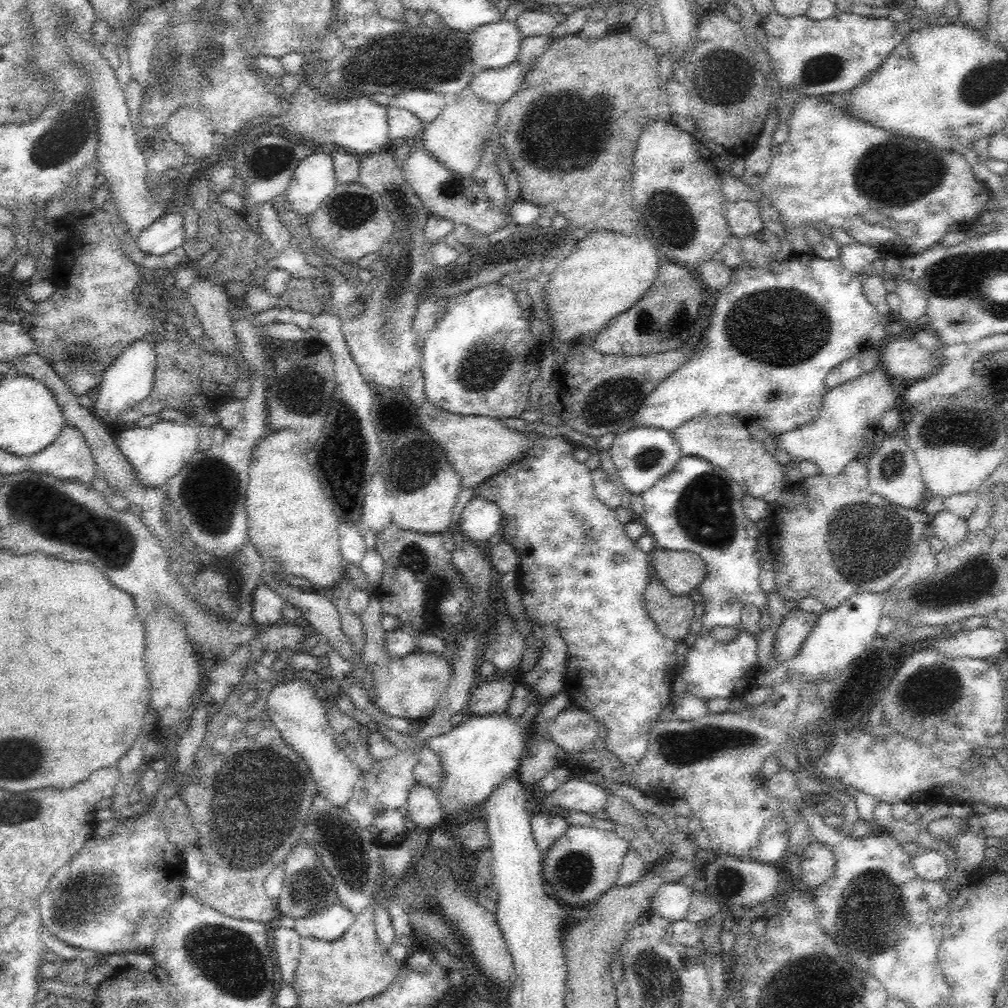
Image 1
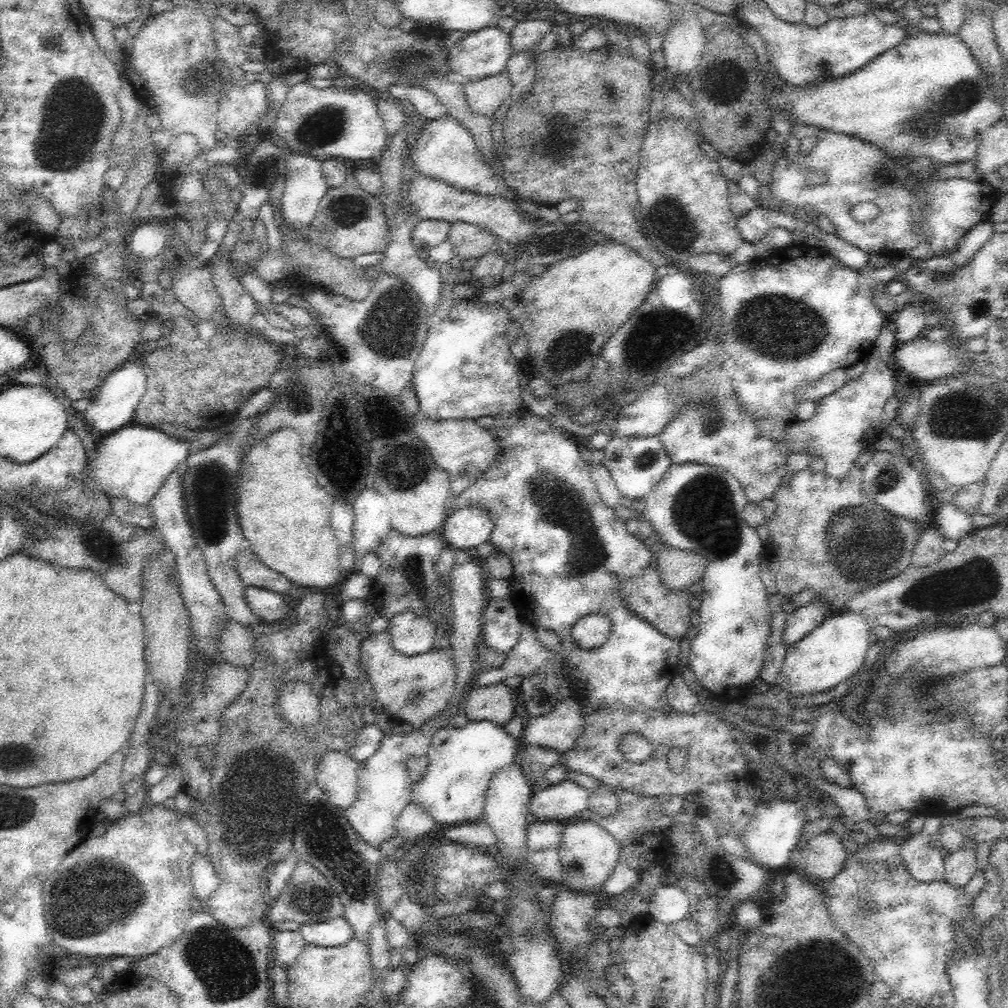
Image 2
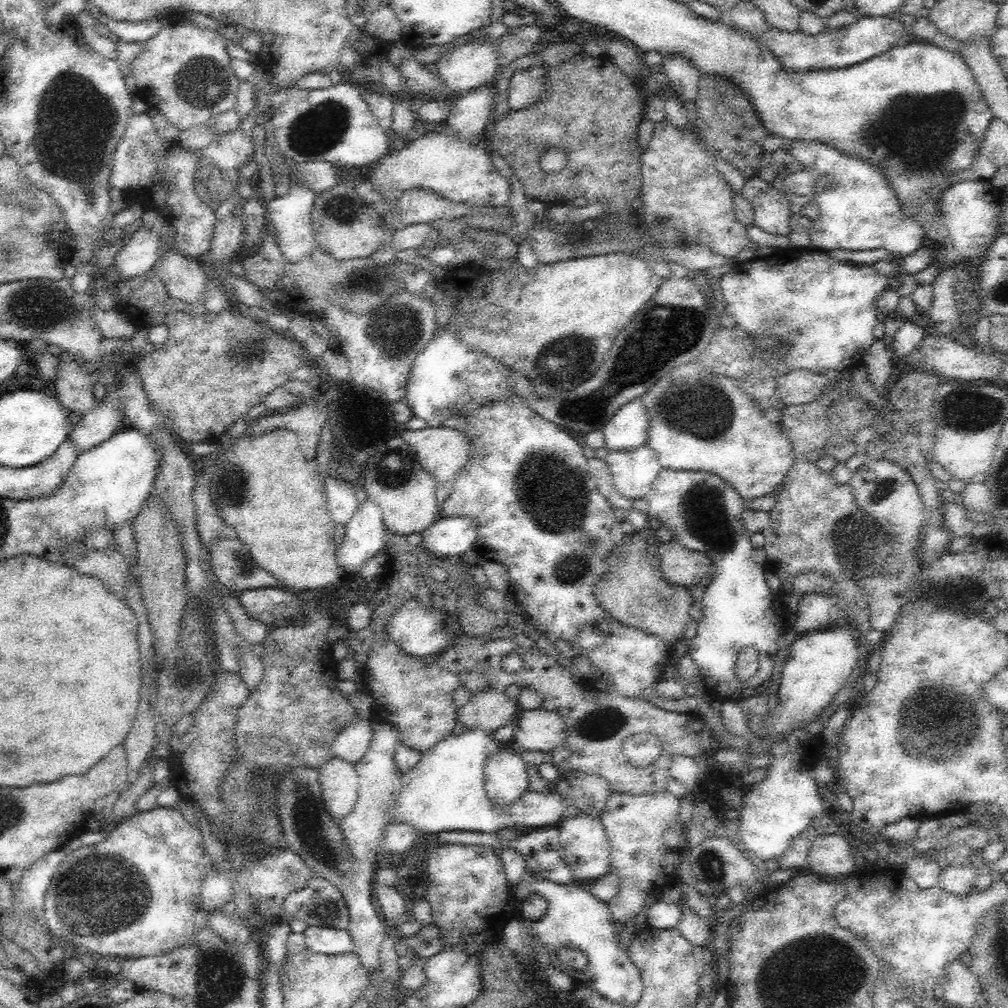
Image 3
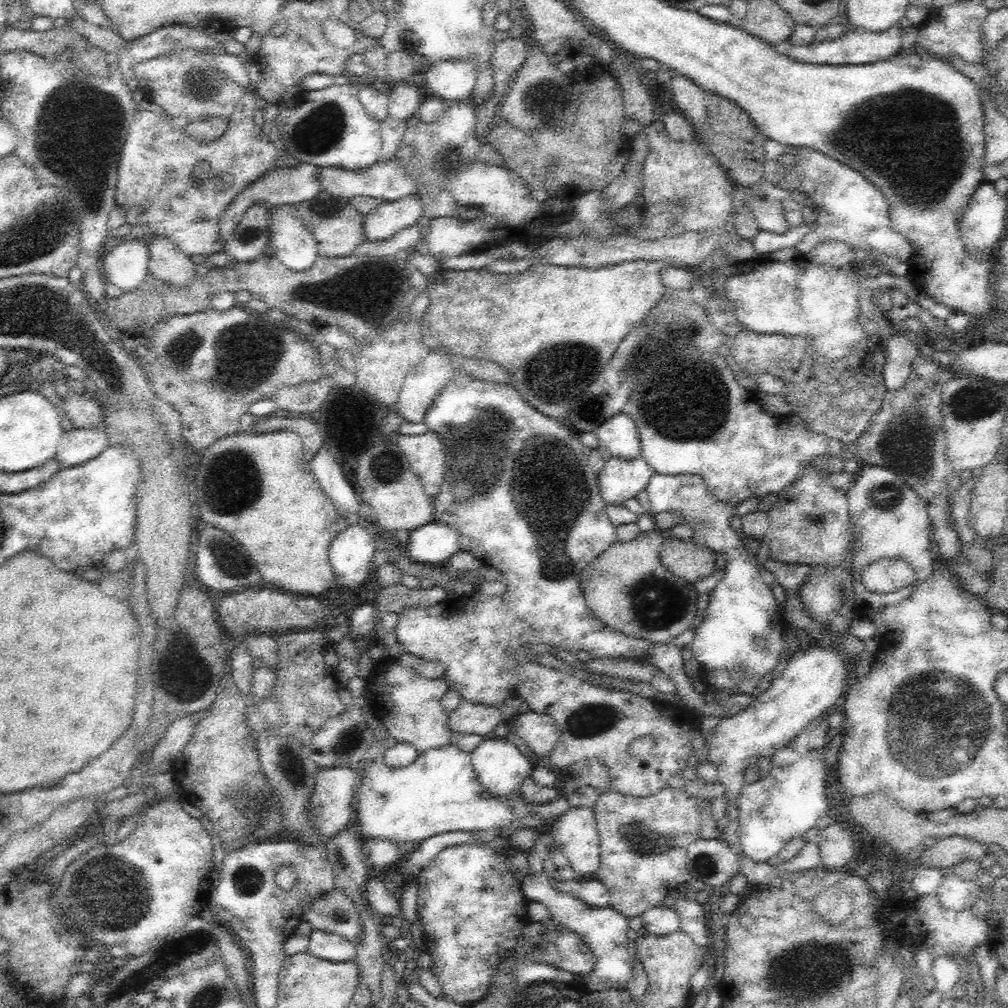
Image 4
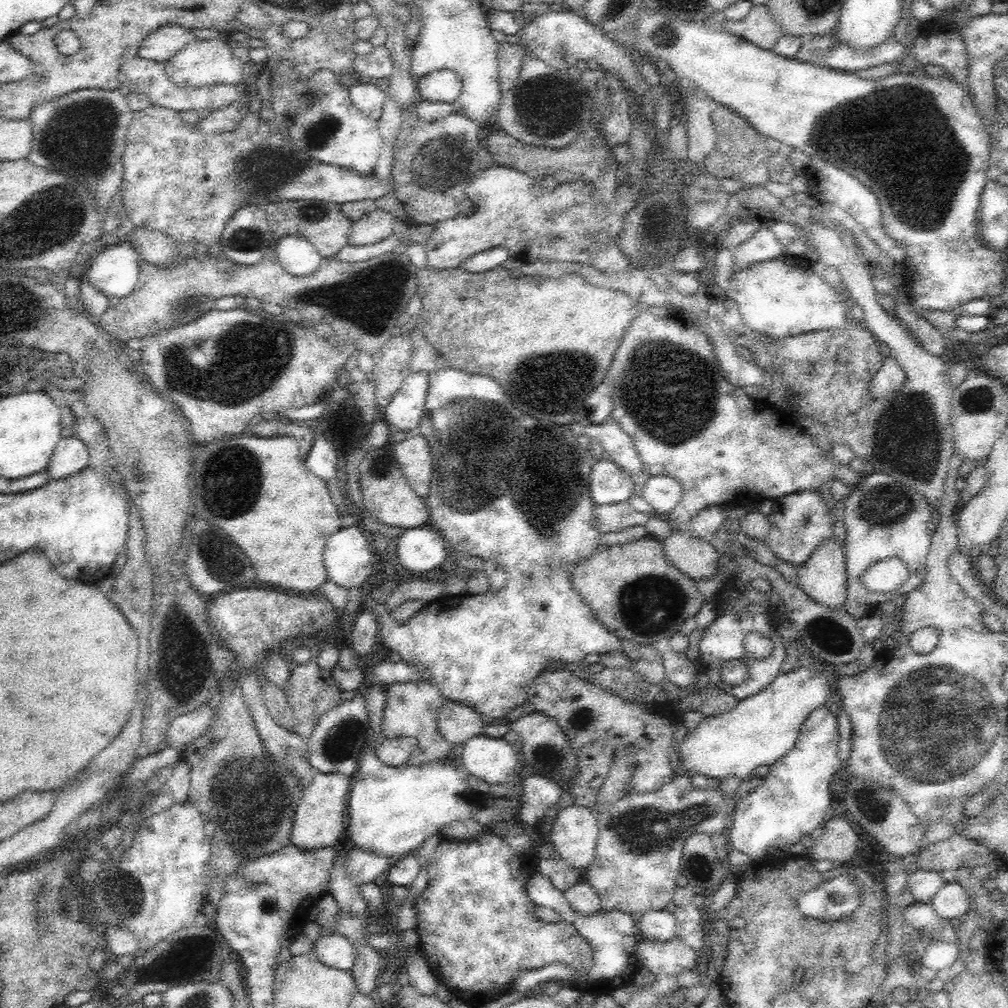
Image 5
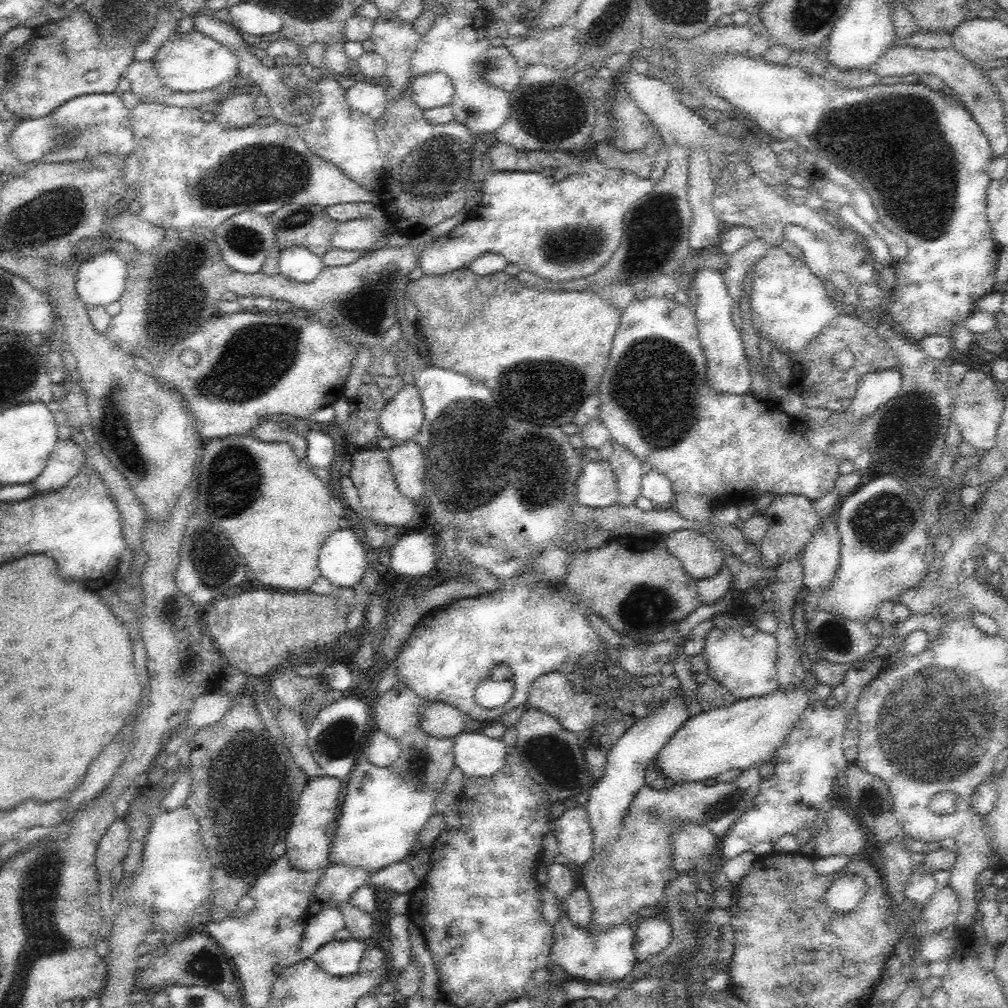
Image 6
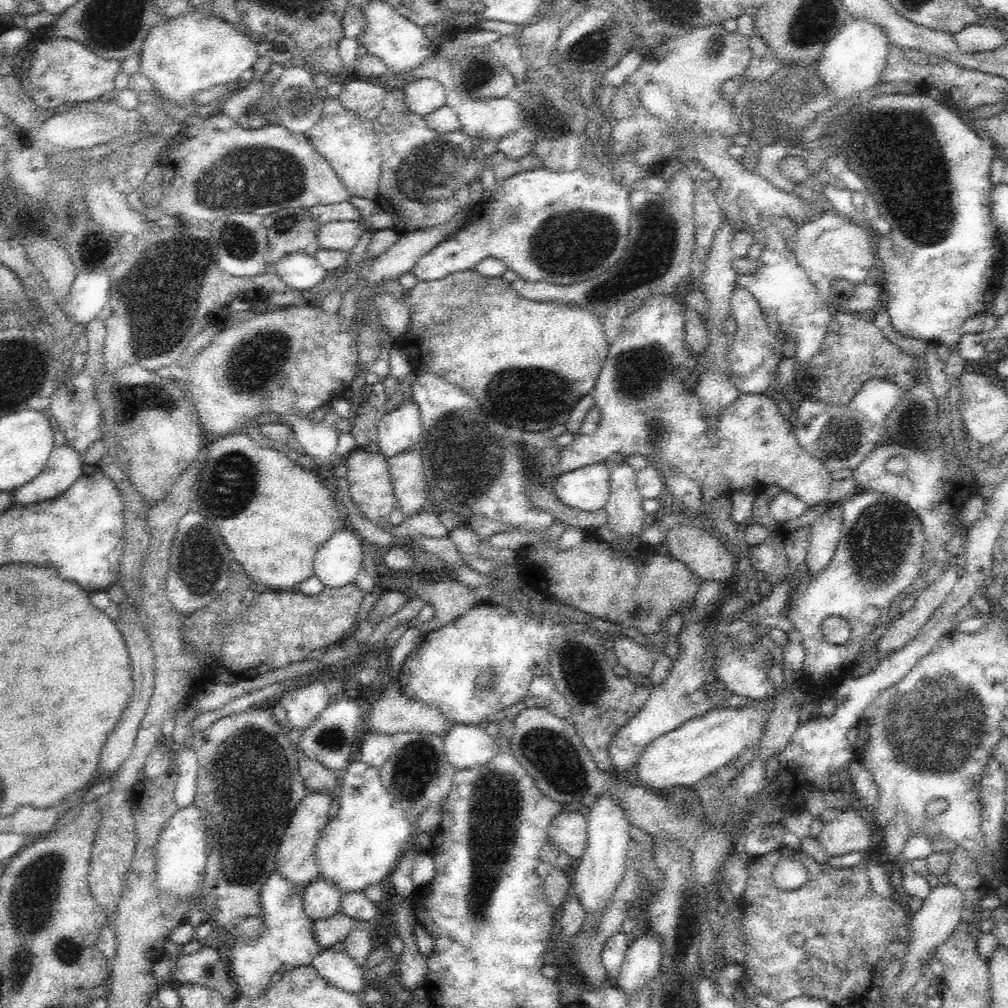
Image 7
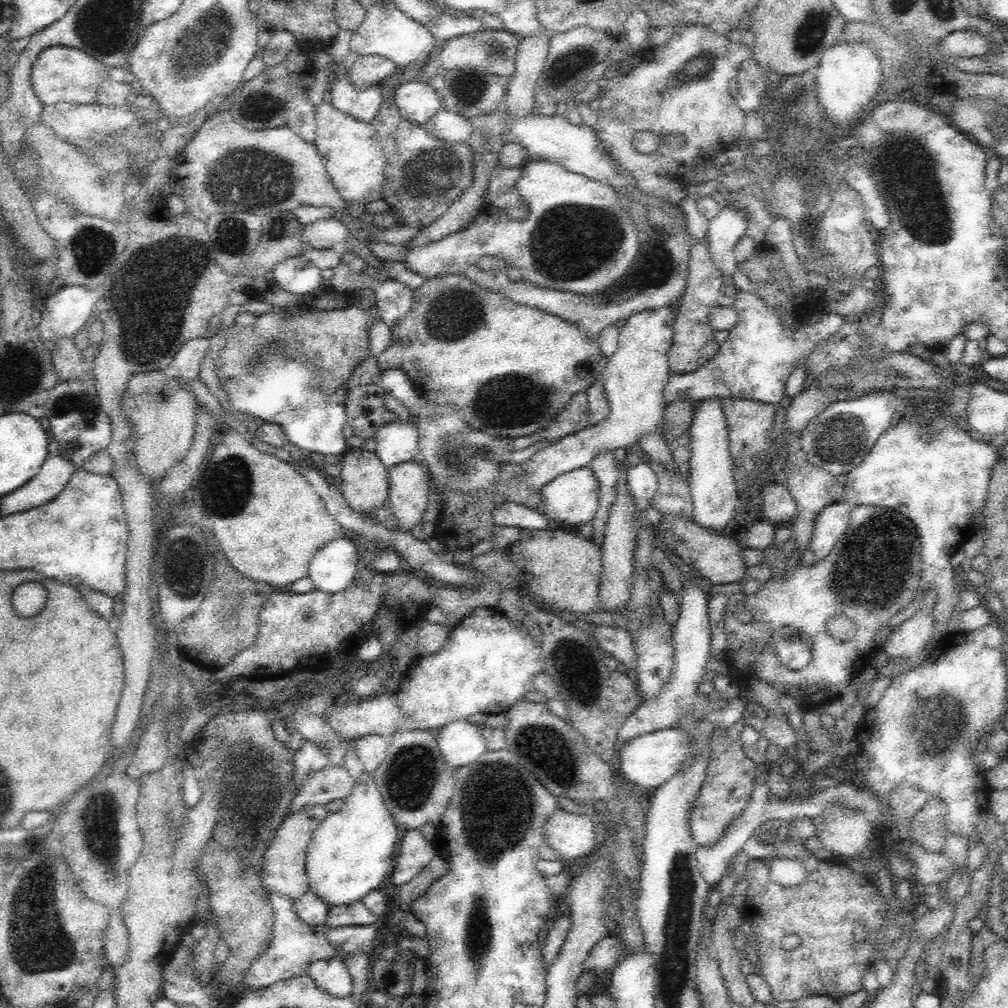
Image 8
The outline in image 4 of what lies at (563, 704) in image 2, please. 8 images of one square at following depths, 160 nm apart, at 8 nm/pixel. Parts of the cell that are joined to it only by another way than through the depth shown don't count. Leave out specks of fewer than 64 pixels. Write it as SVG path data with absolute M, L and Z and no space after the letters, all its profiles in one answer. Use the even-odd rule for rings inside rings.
M526 711L517 713L515 718L516 728L513 730L538 758L546 758L556 748L561 732L551 716Z

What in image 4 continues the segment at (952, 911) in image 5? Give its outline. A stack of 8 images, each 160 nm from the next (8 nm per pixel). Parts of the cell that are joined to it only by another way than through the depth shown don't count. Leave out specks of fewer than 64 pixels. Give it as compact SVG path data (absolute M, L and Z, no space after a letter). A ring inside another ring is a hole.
M952 874L943 876L937 896L940 904L948 910L962 910L974 905L978 898L984 897L985 888L976 884L976 880L968 881Z

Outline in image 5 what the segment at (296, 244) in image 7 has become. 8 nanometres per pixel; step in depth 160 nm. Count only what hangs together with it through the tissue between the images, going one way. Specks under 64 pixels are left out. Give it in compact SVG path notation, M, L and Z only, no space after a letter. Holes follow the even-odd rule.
M280 200L261 205L266 213L266 220L273 232L274 240L284 236L307 238L323 258L334 257L348 242L348 235L354 220L350 220L341 209L341 203L318 200Z

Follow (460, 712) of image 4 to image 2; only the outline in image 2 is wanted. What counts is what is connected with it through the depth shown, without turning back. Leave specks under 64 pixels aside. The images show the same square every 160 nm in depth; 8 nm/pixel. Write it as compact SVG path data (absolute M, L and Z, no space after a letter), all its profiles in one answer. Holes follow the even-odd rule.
M502 683L492 686L473 685L461 701L461 711L470 721L488 721L504 727L514 717L518 687Z

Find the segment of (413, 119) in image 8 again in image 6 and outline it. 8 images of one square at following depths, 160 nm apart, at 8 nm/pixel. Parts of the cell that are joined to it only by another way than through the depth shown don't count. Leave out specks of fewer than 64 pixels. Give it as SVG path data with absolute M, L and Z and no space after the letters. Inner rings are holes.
M430 73L410 79L408 87L414 102L426 110L451 104L454 85L444 73Z

